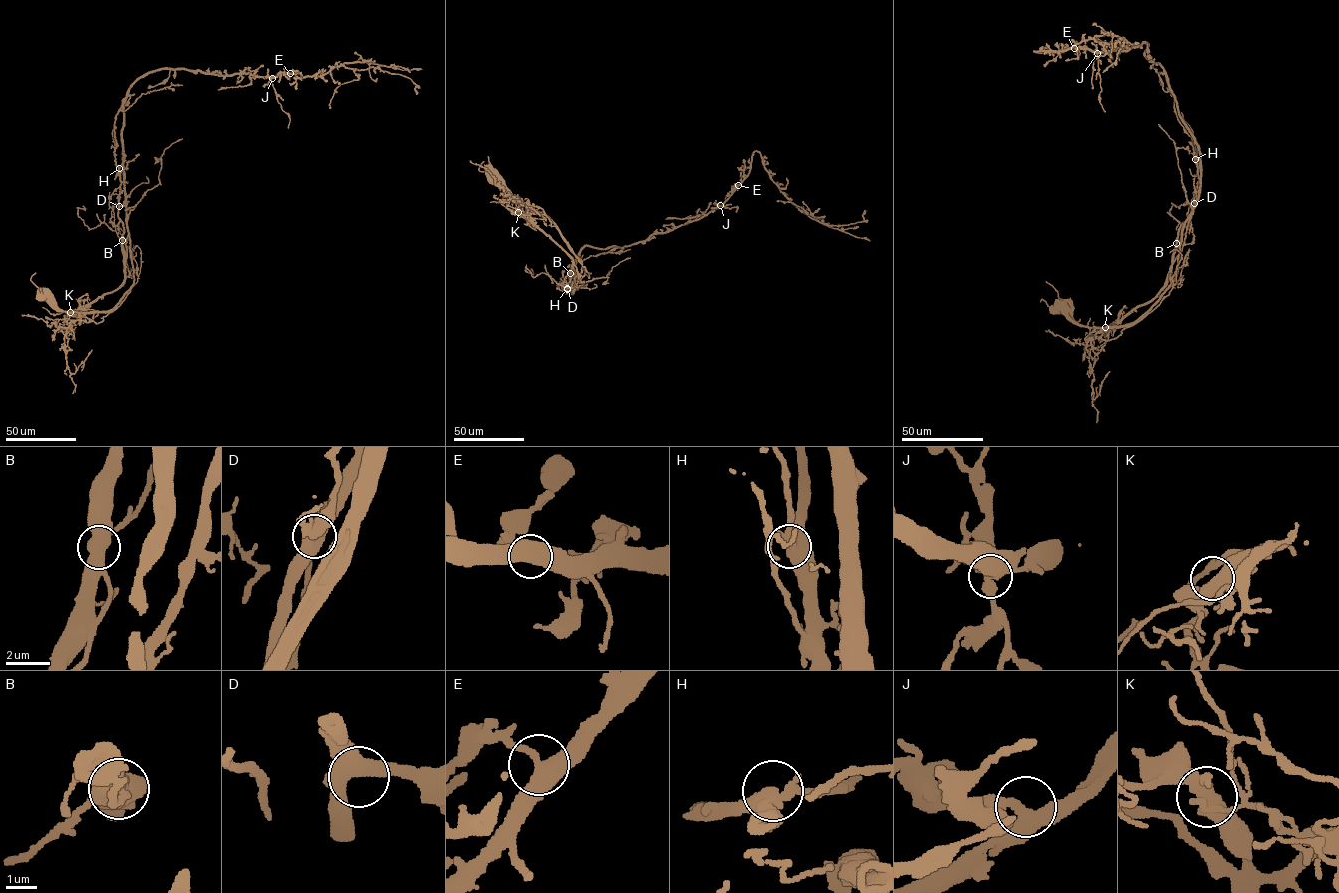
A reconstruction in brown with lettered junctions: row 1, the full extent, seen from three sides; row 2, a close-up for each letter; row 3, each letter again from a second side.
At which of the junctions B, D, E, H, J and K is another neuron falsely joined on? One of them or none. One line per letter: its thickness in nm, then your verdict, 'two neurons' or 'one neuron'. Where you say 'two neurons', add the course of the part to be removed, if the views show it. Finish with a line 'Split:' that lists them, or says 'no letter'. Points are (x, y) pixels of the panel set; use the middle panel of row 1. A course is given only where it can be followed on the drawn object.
B: 500 nm thick; two neurons; foreign part runs (570, 273), (562, 283), (563, 289)
D: 500 nm thick; one neuron
E: 440 nm thick; one neuron
H: 400 nm thick; one neuron
J: 480 nm thick; one neuron
K: 420 nm thick; one neuron
Split: B

